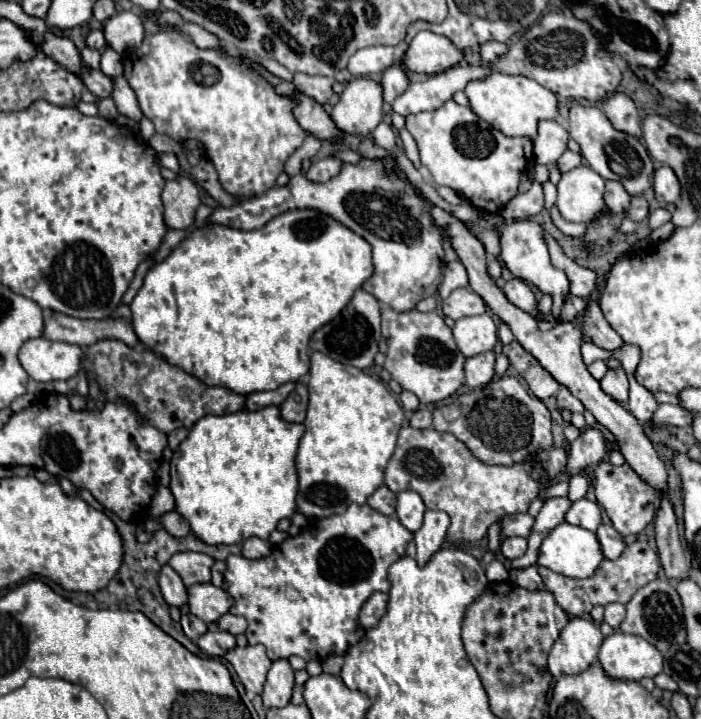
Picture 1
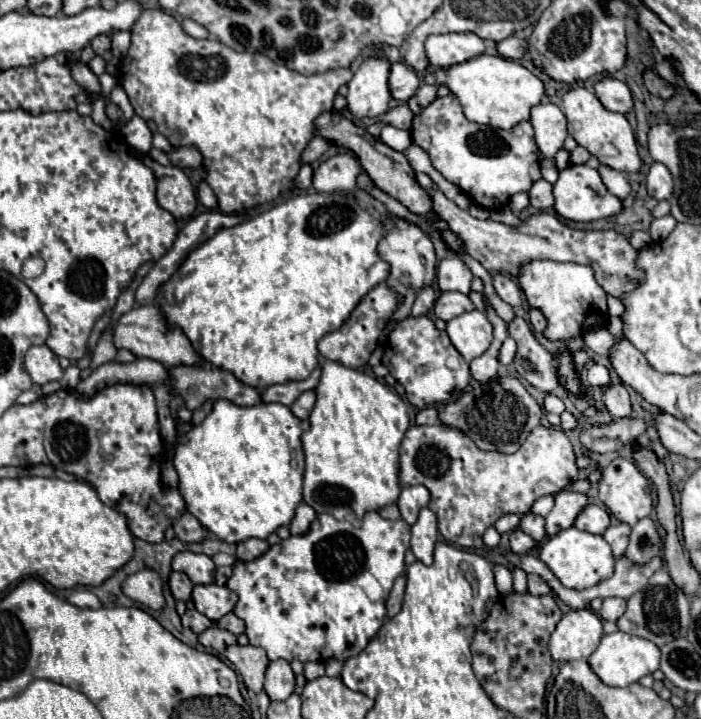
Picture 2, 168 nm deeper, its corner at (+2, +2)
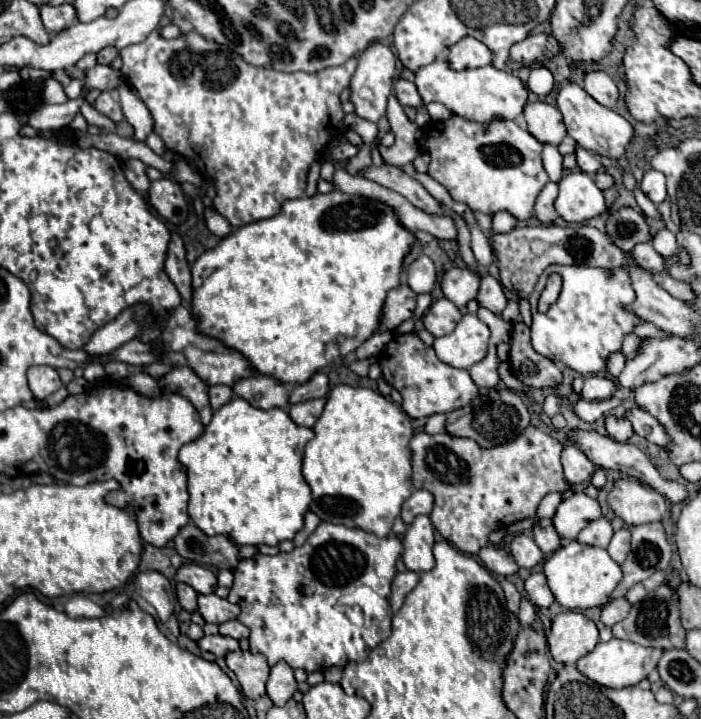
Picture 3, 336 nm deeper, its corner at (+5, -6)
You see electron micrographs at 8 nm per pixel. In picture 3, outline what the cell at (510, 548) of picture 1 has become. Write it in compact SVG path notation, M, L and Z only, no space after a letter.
M517 534L511 542L511 554L515 558L515 562L523 568L535 568L543 562L543 552L539 550L539 546L533 542L531 536L527 534Z

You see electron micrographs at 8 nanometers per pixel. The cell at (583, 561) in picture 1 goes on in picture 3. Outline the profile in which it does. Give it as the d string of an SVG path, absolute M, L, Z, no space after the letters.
M577 540L559 546L551 556L547 556L543 562L543 574L547 576L555 600L565 608L599 608L607 604L609 594L623 576L619 564L611 560L605 548L579 544Z

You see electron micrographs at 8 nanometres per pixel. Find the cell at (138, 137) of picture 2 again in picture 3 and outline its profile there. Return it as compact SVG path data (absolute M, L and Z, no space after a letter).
M123 84L119 88L119 98L121 98L123 116L135 128L133 140L143 142L147 138L147 134L153 130L153 118L151 118L149 110L141 104L141 100L135 96L135 92L127 84Z

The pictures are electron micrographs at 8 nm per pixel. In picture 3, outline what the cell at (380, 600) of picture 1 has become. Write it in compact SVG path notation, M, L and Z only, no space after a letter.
M399 572L395 576L393 590L391 590L391 598L389 598L393 612L399 612L399 608L403 606L405 596L415 588L417 580L419 580L419 574L417 572Z

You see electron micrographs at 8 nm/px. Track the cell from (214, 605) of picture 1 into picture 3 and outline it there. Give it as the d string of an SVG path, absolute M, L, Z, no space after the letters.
M217 594L199 596L199 608L197 610L203 616L203 620L211 622L211 624L223 624L223 622L239 616L239 606L231 604L225 598L219 598Z

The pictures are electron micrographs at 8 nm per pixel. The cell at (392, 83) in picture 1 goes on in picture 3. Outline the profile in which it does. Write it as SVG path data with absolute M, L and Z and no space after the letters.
M399 78L395 80L395 96L399 96L399 104L403 106L411 106L411 108L419 108L423 102L421 102L421 96L415 88L413 82L405 80L405 78Z

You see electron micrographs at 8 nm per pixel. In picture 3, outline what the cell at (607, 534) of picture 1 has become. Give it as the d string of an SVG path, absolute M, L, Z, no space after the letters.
M621 528L619 532L613 534L609 546L607 546L607 552L609 556L617 562L617 564L623 564L627 552L629 552L629 538L631 538L631 532L627 528Z

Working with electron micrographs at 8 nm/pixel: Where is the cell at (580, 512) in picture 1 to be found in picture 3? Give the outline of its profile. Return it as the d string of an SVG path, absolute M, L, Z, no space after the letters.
M599 518L599 520L593 520L591 524L587 524L587 526L581 530L579 536L577 536L577 540L583 542L583 544L607 548L611 536L613 536L613 528L611 528L609 520Z

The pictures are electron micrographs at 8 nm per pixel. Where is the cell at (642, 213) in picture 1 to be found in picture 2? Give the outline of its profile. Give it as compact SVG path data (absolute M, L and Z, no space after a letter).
M570 164L568 168L564 168L560 172L558 182L554 184L554 198L556 198L556 204L554 204L556 212L562 218L574 220L574 222L594 222L594 220L600 220L600 218L614 216L624 208L622 200L608 192L600 174L586 164L582 164L582 166Z

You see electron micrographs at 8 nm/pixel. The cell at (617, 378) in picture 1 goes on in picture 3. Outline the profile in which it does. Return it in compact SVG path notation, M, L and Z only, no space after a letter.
M607 416L605 418L605 428L607 428L607 434L617 442L627 442L633 434L631 424L627 424L625 418L617 418L617 416Z

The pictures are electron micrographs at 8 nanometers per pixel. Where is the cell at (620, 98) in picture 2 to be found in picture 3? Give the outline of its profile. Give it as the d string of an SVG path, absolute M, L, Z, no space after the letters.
M587 72L585 74L585 90L605 108L613 108L619 100L619 90L615 82L605 72Z

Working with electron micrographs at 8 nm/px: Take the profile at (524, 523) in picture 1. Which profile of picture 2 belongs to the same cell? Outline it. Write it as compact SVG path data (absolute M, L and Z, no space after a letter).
M528 512L528 514L522 516L520 528L522 528L528 536L532 536L536 542L542 542L542 540L546 540L546 528L544 528L544 524L546 524L546 522L544 522L542 516L536 516L536 514Z

